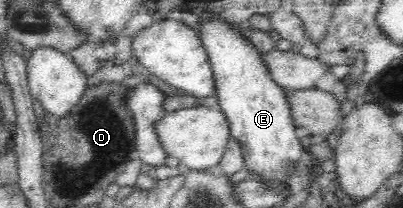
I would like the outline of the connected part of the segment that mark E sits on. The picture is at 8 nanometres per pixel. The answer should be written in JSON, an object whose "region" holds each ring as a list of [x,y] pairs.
{"region":[[[204,16],[200,20],[197,32],[203,47],[206,49],[213,72],[214,95],[217,96],[215,107],[224,113],[229,124],[231,138],[239,142],[241,151],[244,152],[244,168],[248,171],[250,178],[255,176],[255,179],[263,182],[265,186],[281,186],[285,190],[290,190],[290,178],[296,173],[303,147],[294,135],[296,126],[292,120],[284,89],[272,80],[271,74],[268,74],[266,67],[261,63],[261,51],[244,40],[237,32],[234,24]]]}

